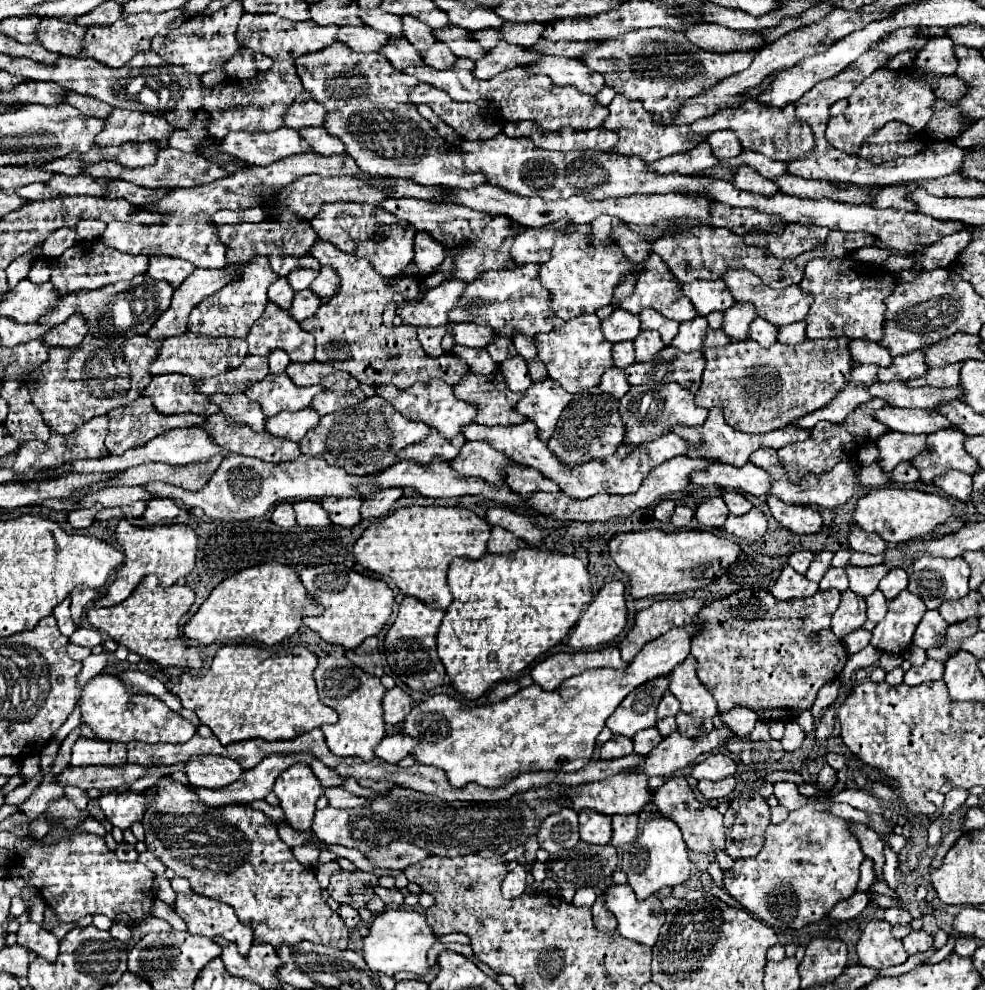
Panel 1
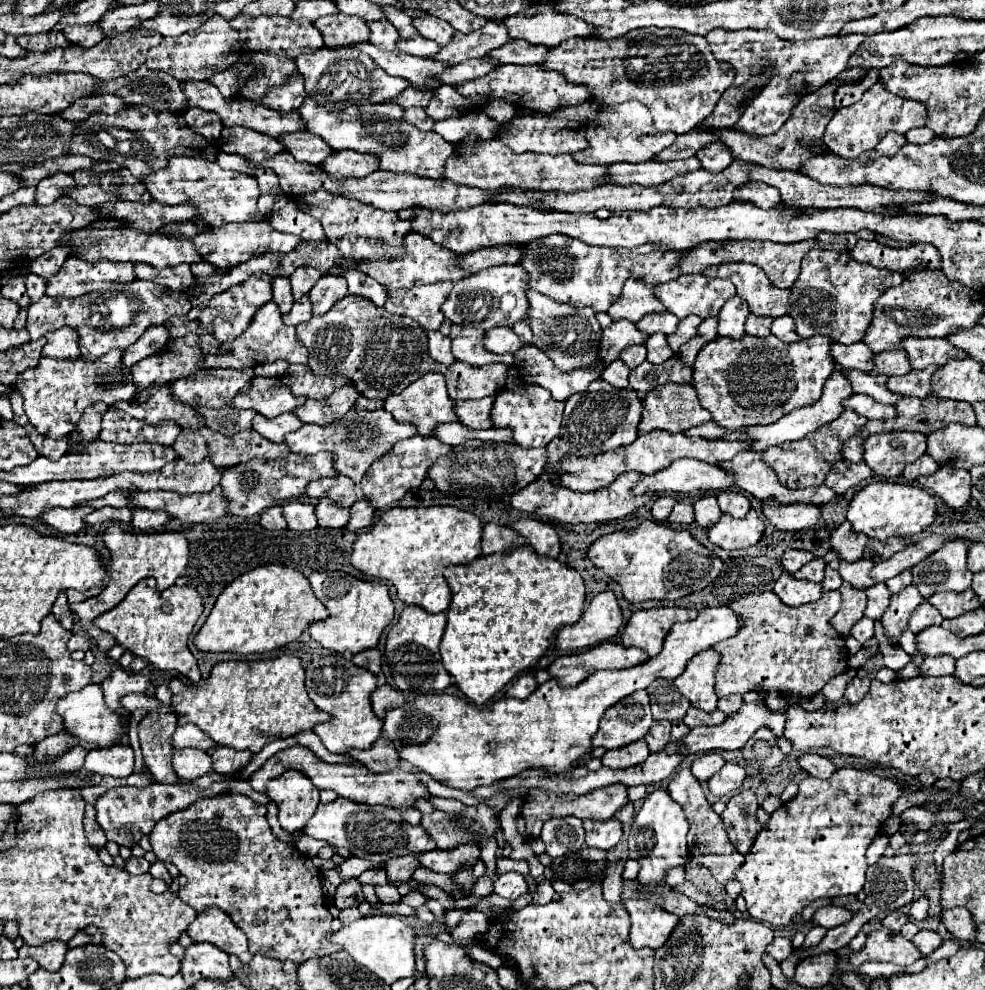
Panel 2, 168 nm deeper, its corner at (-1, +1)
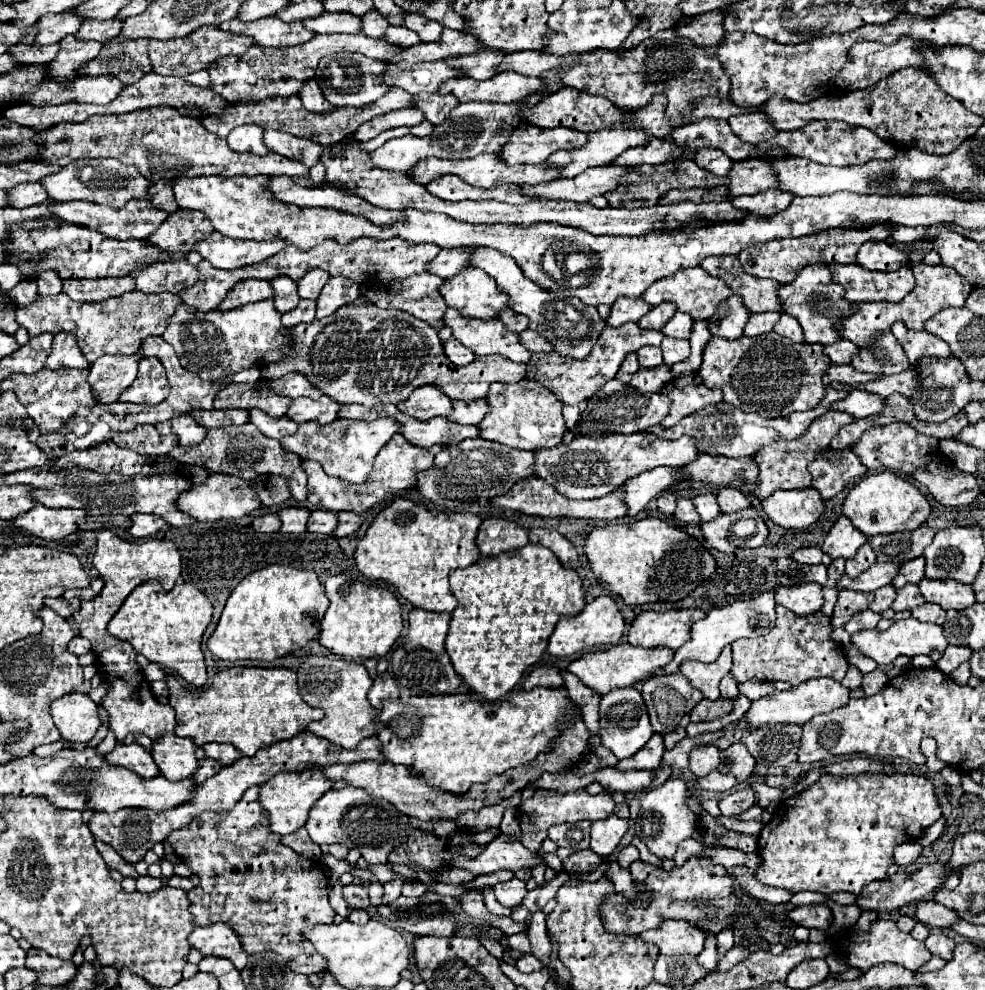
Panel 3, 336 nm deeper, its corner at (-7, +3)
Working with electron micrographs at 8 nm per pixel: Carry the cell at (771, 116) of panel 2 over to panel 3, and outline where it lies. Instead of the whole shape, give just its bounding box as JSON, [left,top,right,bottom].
[729,112,777,142]

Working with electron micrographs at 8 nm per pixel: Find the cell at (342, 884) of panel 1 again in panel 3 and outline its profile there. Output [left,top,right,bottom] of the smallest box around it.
[343,882,369,908]

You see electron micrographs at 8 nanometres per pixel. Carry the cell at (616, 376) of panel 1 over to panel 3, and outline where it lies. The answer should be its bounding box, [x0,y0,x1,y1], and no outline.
[617,354,639,384]

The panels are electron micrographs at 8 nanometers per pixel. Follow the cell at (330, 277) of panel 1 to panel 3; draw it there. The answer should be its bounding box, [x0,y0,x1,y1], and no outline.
[317,278,361,318]

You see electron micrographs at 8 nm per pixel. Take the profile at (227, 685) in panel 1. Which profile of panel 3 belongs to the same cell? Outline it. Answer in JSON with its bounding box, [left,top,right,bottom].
[167,666,323,756]

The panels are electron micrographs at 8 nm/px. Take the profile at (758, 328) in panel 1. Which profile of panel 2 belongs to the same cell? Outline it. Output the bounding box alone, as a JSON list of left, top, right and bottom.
[745,314,771,336]

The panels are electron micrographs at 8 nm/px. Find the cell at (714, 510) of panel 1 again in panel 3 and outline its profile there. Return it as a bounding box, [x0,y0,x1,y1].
[693,494,719,520]

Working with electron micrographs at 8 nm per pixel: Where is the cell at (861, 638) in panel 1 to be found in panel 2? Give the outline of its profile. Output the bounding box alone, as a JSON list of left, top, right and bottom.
[851,616,875,644]

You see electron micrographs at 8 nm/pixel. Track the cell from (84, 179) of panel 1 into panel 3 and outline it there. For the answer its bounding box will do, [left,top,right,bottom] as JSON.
[9,182,47,208]

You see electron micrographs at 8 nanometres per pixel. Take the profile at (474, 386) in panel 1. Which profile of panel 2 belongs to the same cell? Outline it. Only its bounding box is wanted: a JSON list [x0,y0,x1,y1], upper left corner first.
[455,396,495,428]

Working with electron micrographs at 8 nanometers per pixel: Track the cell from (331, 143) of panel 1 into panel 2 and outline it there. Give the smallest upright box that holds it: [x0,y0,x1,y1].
[277,130,333,164]

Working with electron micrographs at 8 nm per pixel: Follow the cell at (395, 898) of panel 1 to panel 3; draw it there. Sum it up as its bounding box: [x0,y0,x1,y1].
[383,880,403,904]

